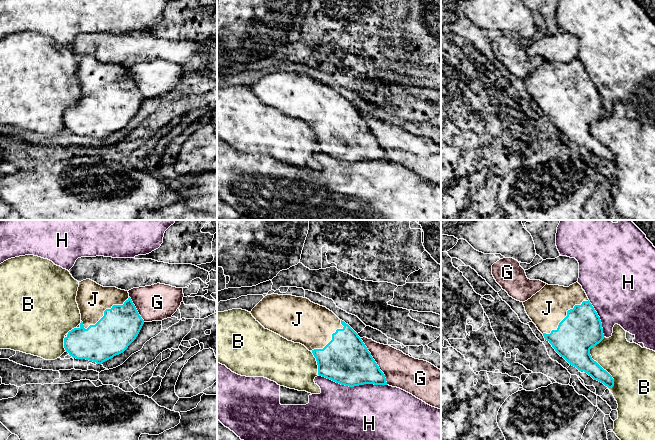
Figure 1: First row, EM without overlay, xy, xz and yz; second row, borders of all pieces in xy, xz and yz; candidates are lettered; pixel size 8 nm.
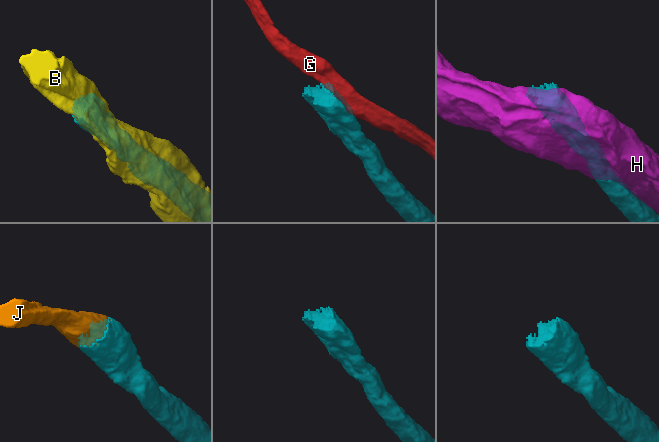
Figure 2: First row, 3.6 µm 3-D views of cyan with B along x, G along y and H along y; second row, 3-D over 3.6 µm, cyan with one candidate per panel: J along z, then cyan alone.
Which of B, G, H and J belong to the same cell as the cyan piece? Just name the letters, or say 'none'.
J

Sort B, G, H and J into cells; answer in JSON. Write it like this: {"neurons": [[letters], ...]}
{"neurons": [["B"], ["G"], ["H"], ["J"]]}

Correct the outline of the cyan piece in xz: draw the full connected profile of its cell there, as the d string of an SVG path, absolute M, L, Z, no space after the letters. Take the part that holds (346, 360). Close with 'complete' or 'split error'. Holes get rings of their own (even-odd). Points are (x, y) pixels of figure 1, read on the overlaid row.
M271 294L265 296L250 312L265 329L304 345L316 358L318 375L341 385L387 385L384 373L358 334L326 307L307 298Z; split error

